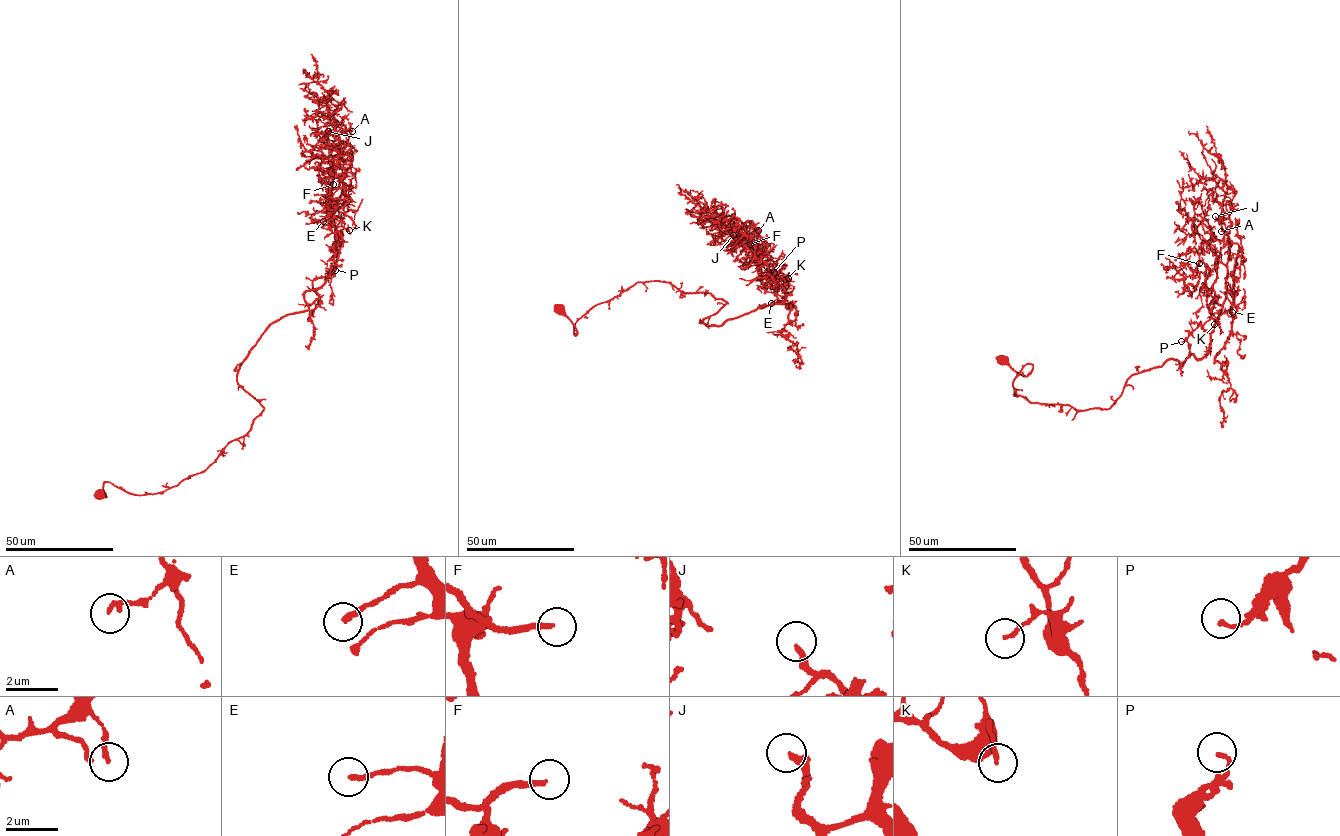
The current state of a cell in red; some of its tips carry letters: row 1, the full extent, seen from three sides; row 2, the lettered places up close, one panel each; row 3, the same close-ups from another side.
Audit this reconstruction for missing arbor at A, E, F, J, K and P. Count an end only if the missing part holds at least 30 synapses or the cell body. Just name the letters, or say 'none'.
F, J

